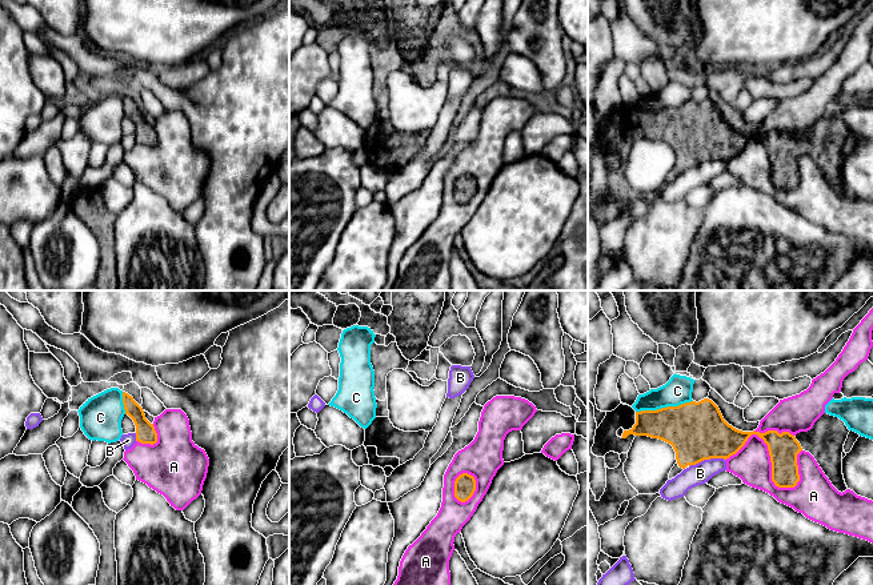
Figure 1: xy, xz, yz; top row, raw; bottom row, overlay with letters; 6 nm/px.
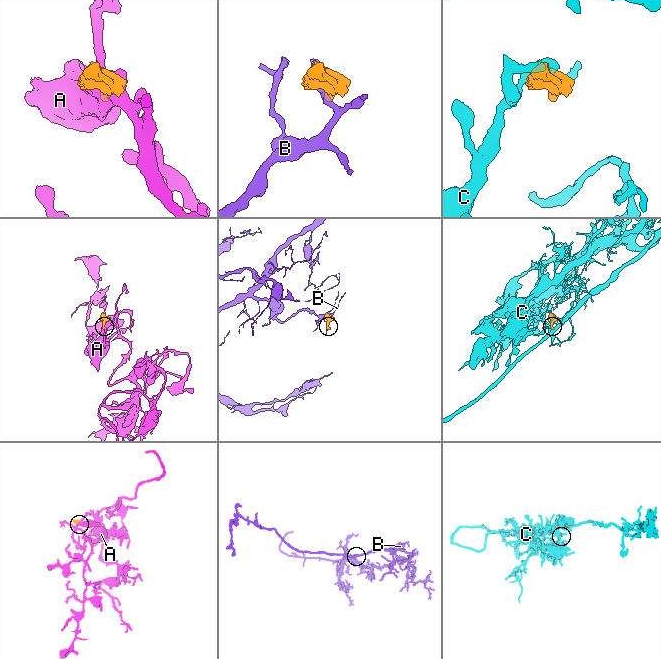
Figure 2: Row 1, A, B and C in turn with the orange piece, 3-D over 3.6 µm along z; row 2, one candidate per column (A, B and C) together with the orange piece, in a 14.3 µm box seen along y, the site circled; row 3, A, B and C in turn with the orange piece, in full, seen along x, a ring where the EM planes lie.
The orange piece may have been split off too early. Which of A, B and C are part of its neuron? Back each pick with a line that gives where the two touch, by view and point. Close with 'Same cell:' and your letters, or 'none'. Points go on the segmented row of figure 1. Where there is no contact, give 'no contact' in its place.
Same cell: none

